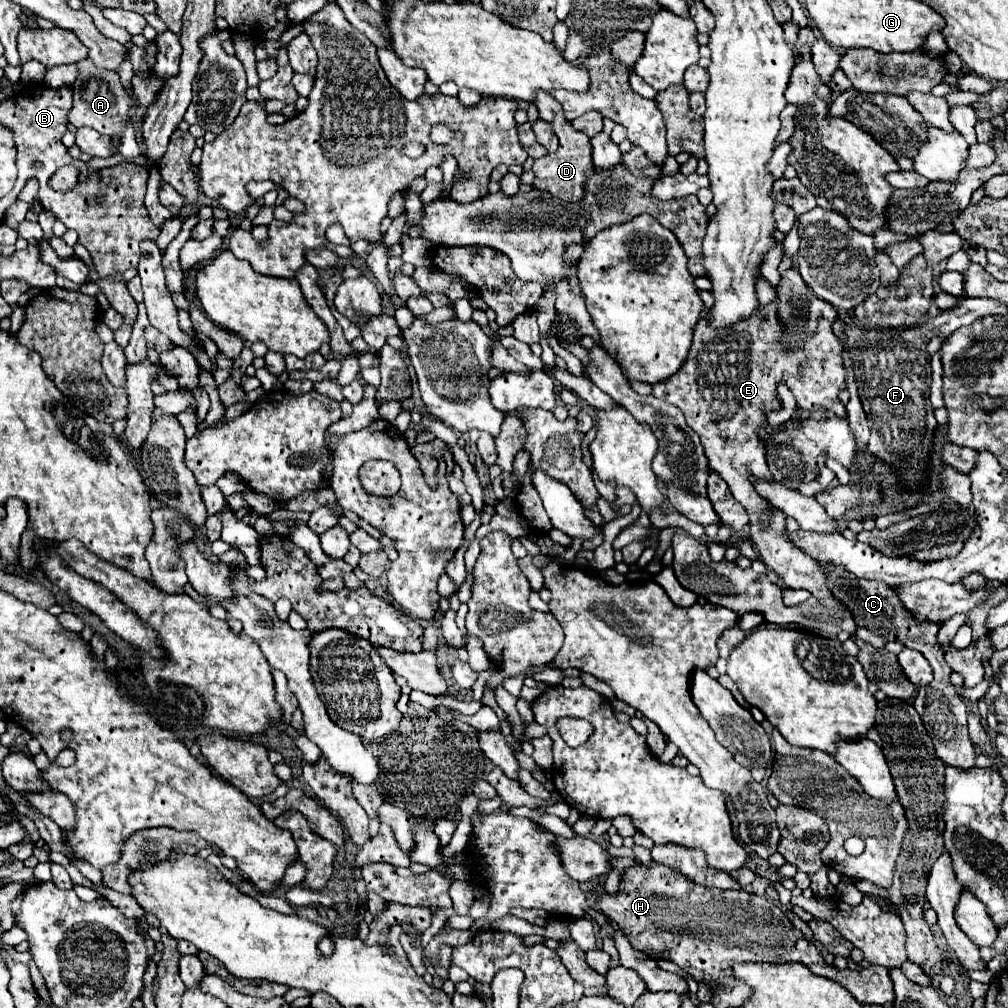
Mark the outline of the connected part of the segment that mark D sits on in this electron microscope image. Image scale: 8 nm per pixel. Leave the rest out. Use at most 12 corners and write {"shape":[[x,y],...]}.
{"shape":[[537,91],[539,117],[559,149],[533,163],[533,187],[563,201],[583,199],[591,141],[561,105]]}

